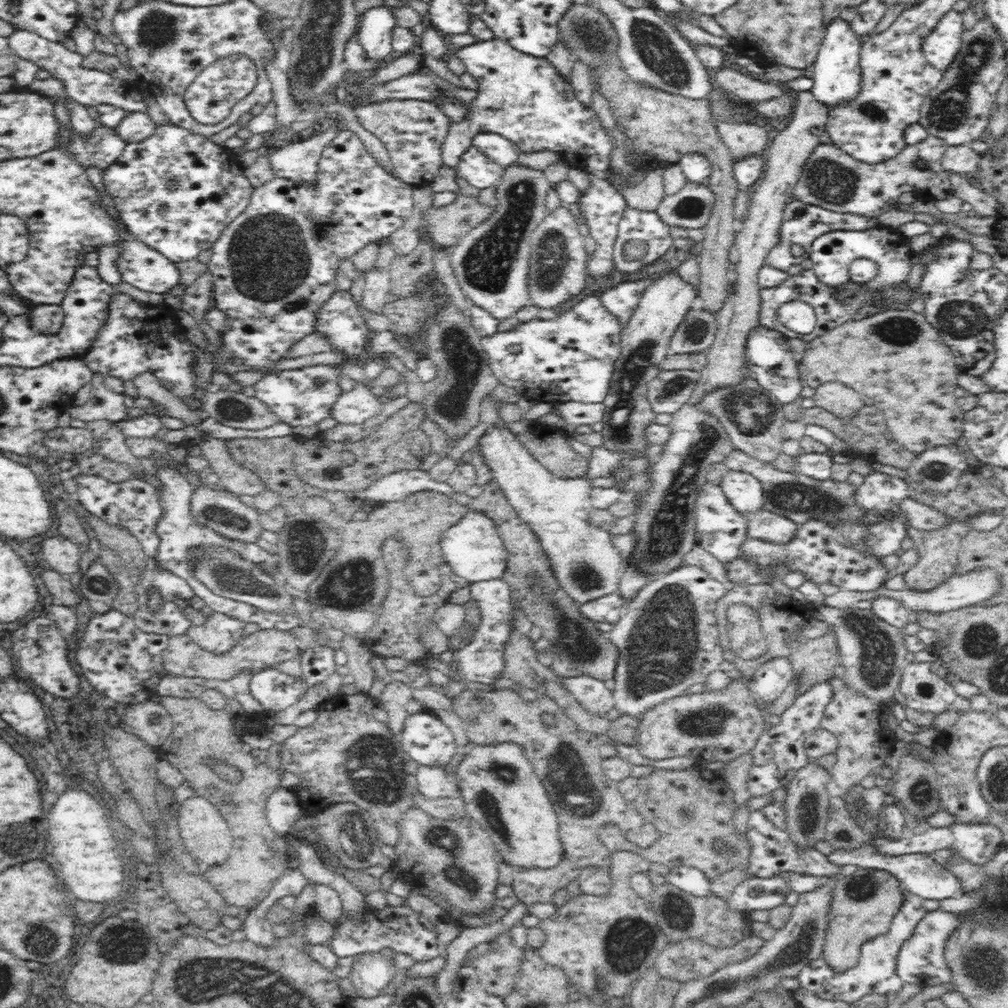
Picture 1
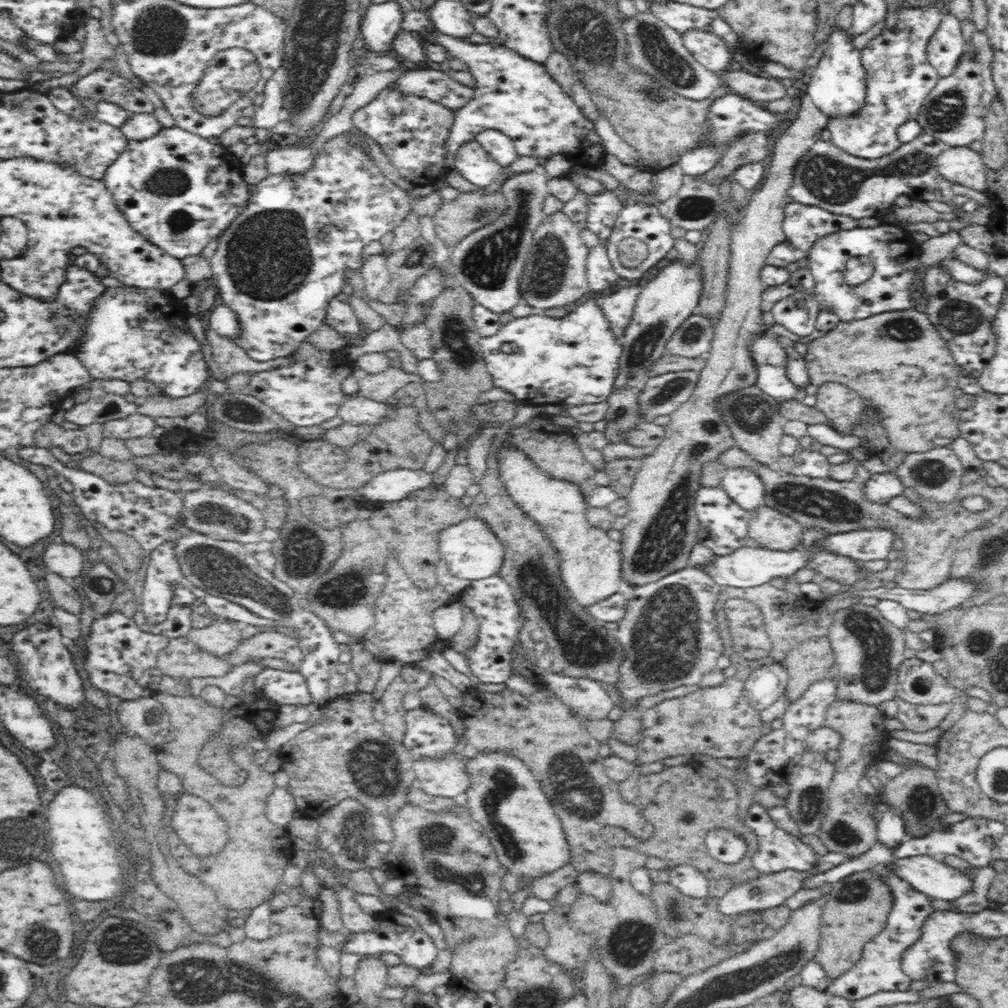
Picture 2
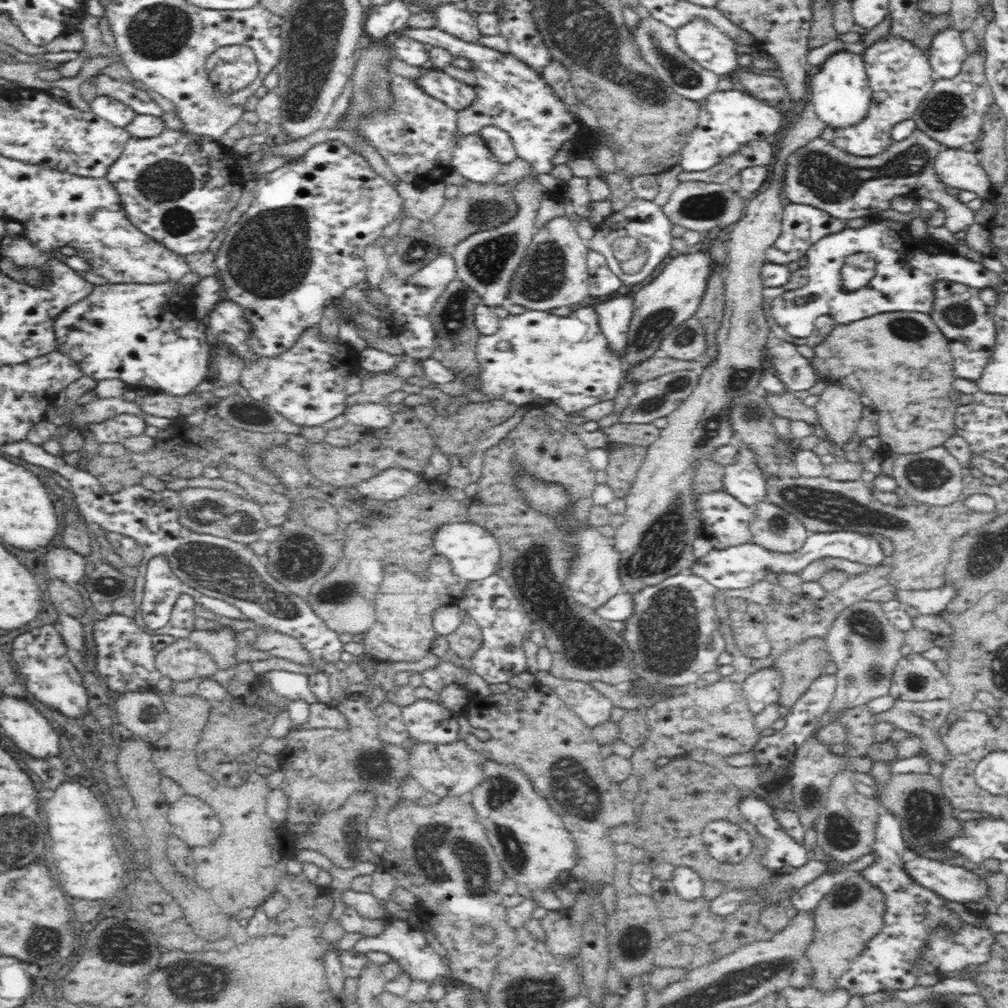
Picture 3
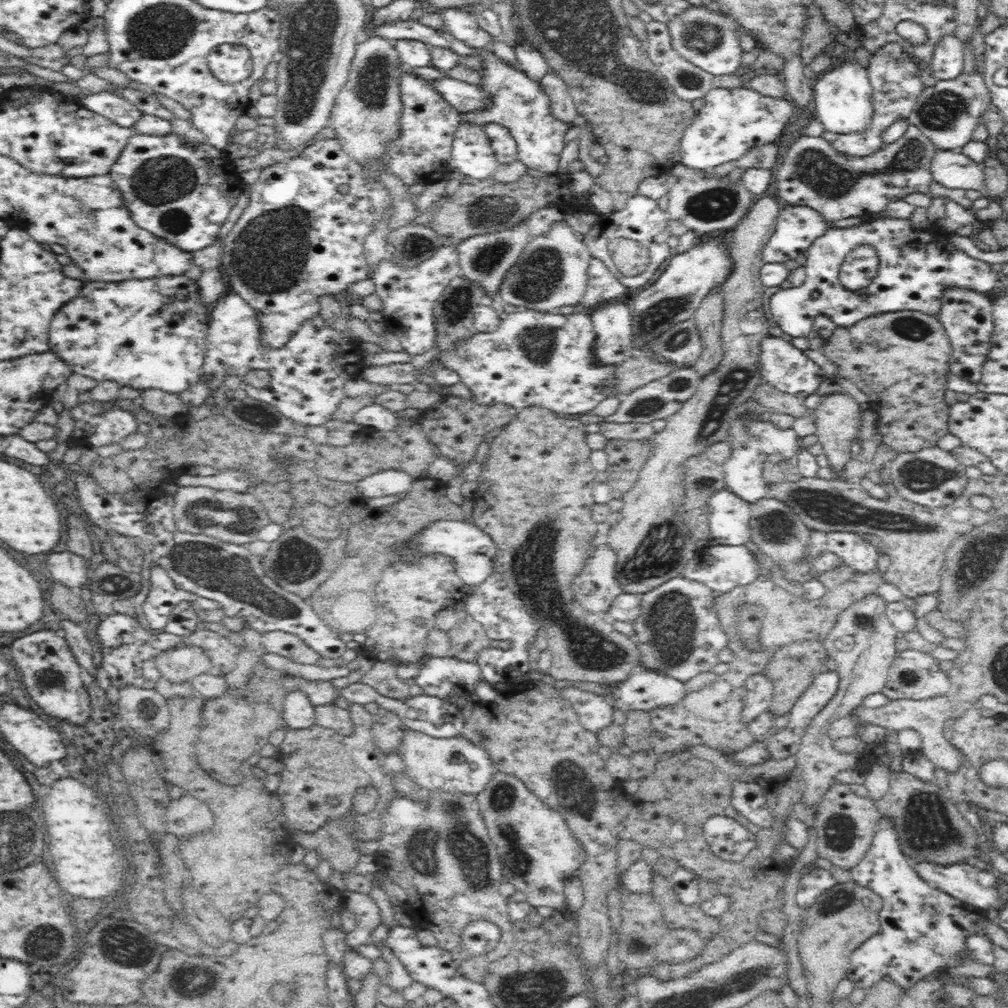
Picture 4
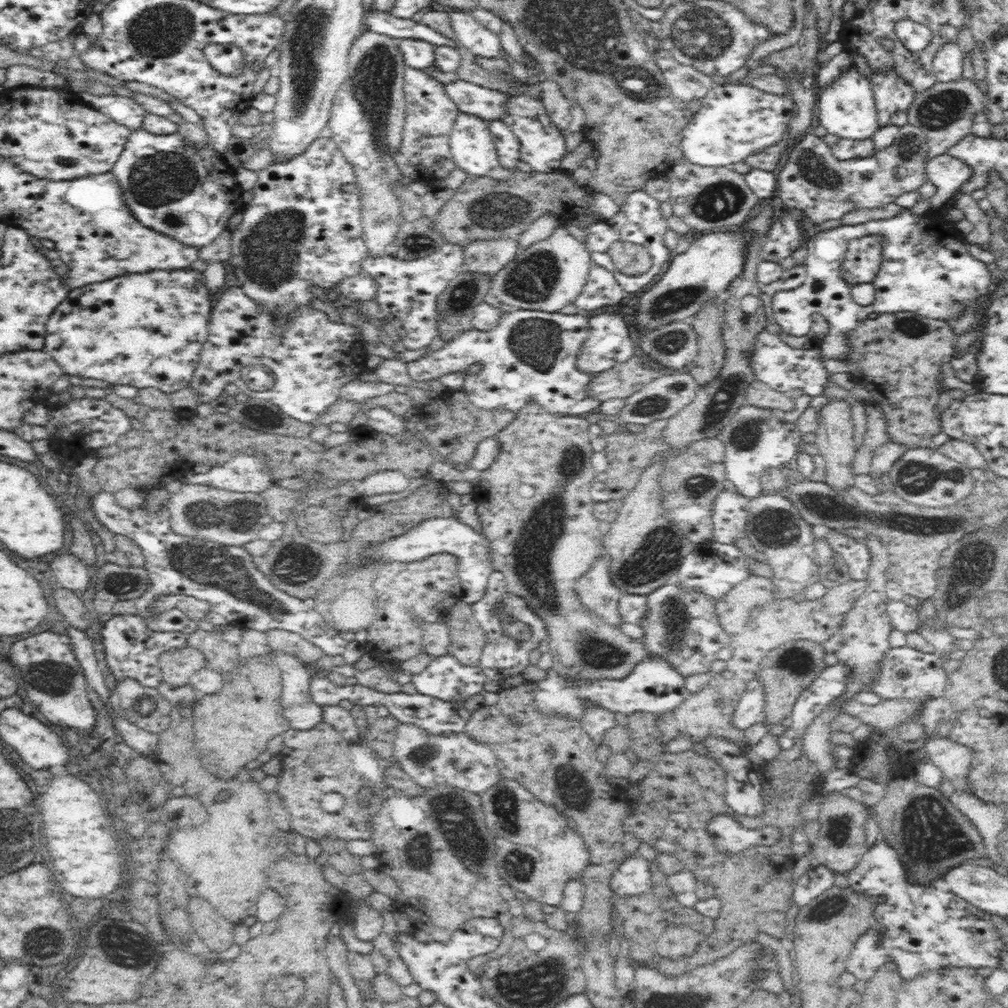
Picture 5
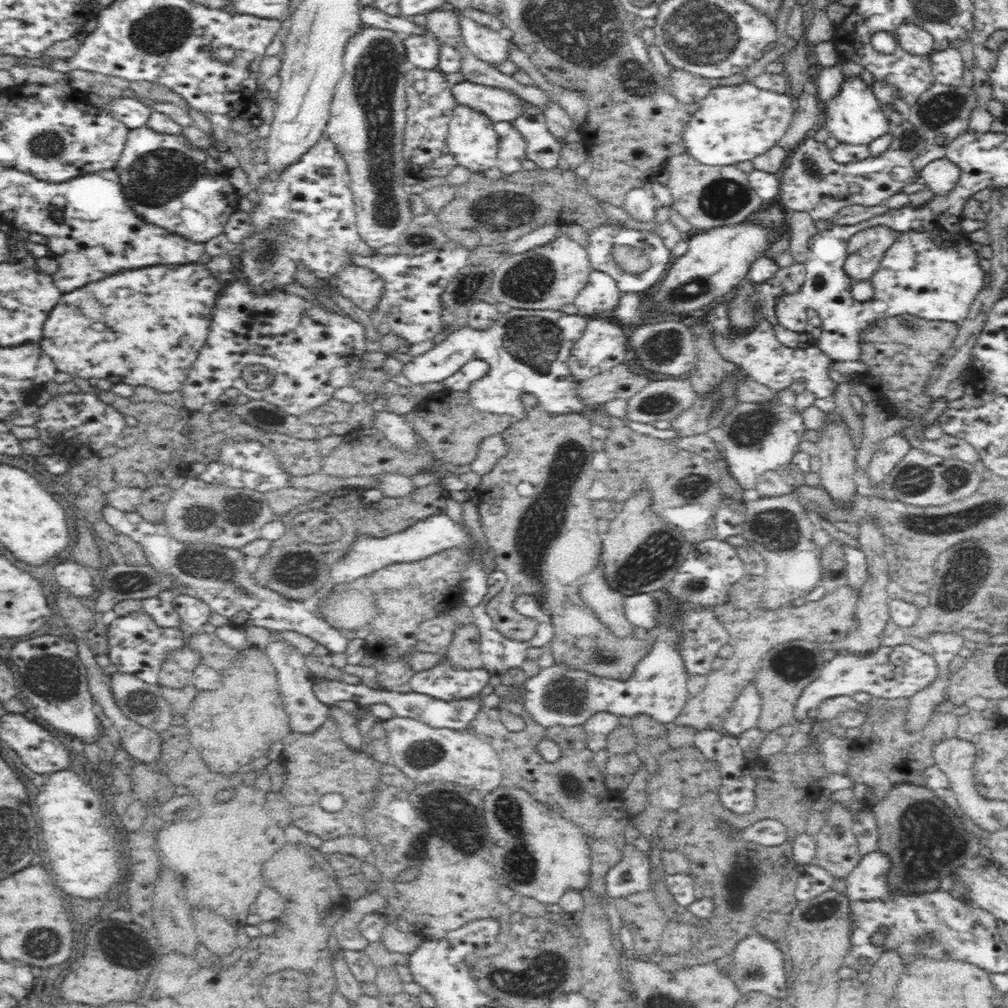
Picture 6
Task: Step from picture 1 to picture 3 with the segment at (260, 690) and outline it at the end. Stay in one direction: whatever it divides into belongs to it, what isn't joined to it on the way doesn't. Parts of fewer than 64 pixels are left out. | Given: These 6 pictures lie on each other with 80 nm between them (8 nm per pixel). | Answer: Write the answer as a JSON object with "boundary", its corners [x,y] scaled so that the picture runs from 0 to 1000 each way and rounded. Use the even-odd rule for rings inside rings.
{"boundary":[[[269,665],[264,669],[272,687],[284,694],[300,693],[306,698],[315,697],[315,691],[310,688],[306,672],[298,668]]]}

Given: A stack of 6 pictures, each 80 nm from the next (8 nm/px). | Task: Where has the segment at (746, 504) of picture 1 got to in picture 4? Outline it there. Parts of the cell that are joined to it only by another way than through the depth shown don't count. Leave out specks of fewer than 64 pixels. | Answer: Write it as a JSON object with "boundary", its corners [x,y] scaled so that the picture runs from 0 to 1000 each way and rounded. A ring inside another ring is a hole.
{"boundary":[[[729,414],[721,433],[726,437],[724,452],[716,459],[720,484],[744,500],[763,493],[763,482],[758,476],[758,468],[765,461],[776,456],[782,458],[794,446],[792,432],[787,425],[776,426],[762,416],[736,416]]]}

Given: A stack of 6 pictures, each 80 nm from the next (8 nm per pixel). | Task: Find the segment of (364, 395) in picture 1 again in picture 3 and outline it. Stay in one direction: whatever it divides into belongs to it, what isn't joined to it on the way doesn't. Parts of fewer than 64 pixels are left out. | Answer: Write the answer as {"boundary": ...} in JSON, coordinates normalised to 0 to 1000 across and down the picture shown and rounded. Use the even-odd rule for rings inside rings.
{"boundary":[[[361,399],[341,407],[343,417],[363,425],[381,425],[388,421],[390,405],[384,401]]]}

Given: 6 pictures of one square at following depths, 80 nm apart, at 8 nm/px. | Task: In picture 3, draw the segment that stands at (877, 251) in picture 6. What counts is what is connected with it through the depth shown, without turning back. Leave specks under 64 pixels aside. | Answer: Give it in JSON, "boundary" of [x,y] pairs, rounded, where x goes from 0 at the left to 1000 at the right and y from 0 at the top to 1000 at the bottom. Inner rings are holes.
{"boundary":[[[847,251],[837,258],[834,266],[835,283],[839,289],[858,286],[868,273],[869,261],[860,251]]]}

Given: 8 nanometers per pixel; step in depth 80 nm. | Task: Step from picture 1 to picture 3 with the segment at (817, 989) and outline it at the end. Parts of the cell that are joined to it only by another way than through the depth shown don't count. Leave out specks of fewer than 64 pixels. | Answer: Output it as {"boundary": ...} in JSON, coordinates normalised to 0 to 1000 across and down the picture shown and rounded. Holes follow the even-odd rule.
{"boundary":[[[875,805],[864,840],[868,854],[851,866],[857,873],[872,880],[880,896],[873,927],[867,928],[857,938],[851,948],[843,953],[843,962],[830,973],[830,981],[838,982],[843,988],[859,988],[878,982],[903,982],[909,977],[910,970],[916,966],[915,938],[919,938],[923,925],[927,925],[931,917],[938,917],[941,923],[950,923],[955,915],[948,905],[938,900],[939,893],[937,890],[911,877],[899,866],[895,848],[900,840],[896,834],[892,810]]]}

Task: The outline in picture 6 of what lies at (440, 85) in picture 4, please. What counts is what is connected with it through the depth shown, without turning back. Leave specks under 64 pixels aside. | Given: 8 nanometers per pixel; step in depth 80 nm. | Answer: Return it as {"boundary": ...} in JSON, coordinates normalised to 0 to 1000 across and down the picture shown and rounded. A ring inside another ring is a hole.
{"boundary":[[[461,80],[448,85],[448,93],[453,102],[478,111],[491,122],[506,122],[518,115],[522,109],[519,99],[502,88]]]}

